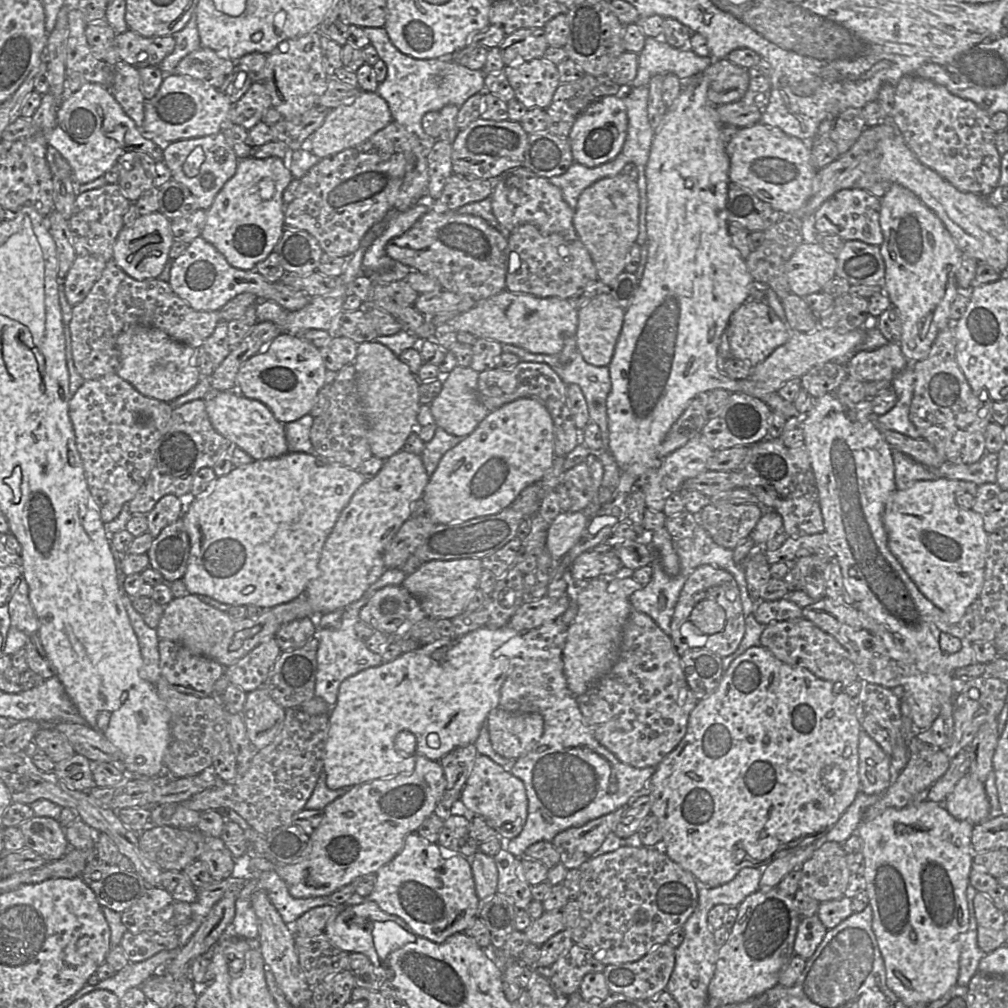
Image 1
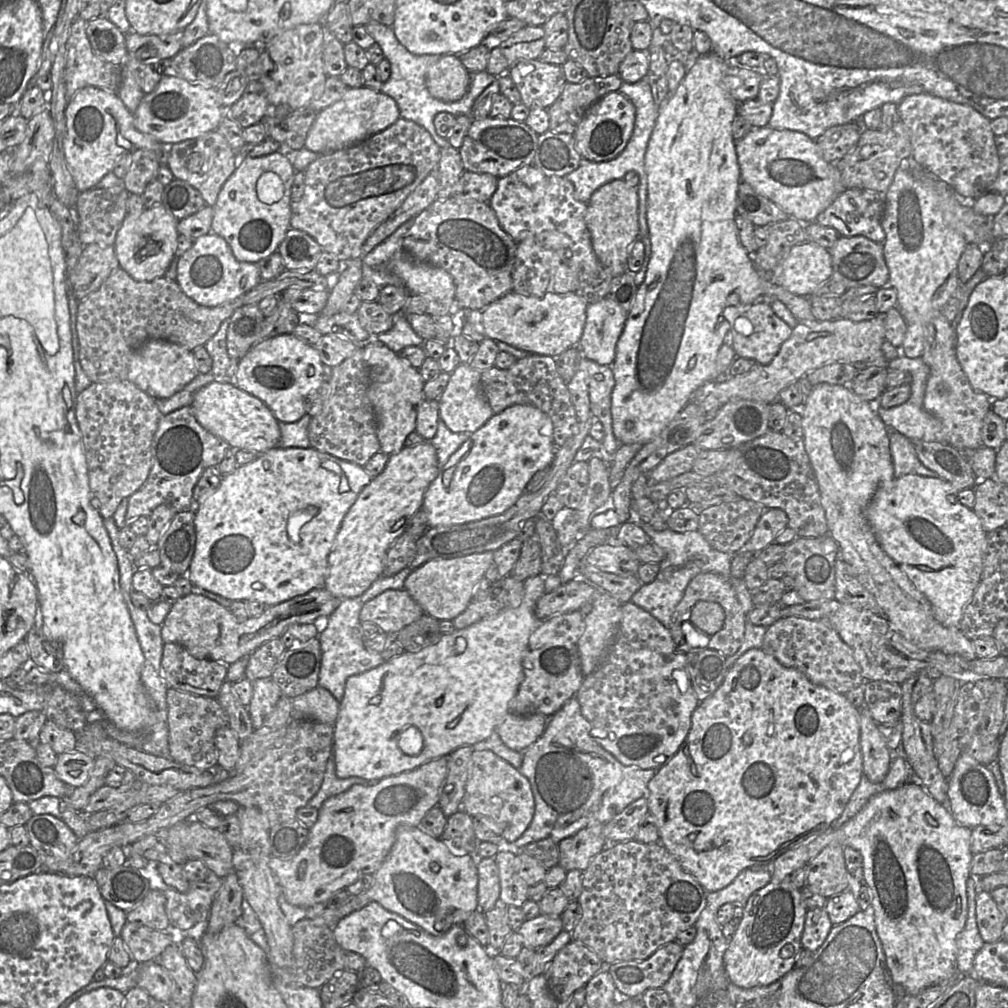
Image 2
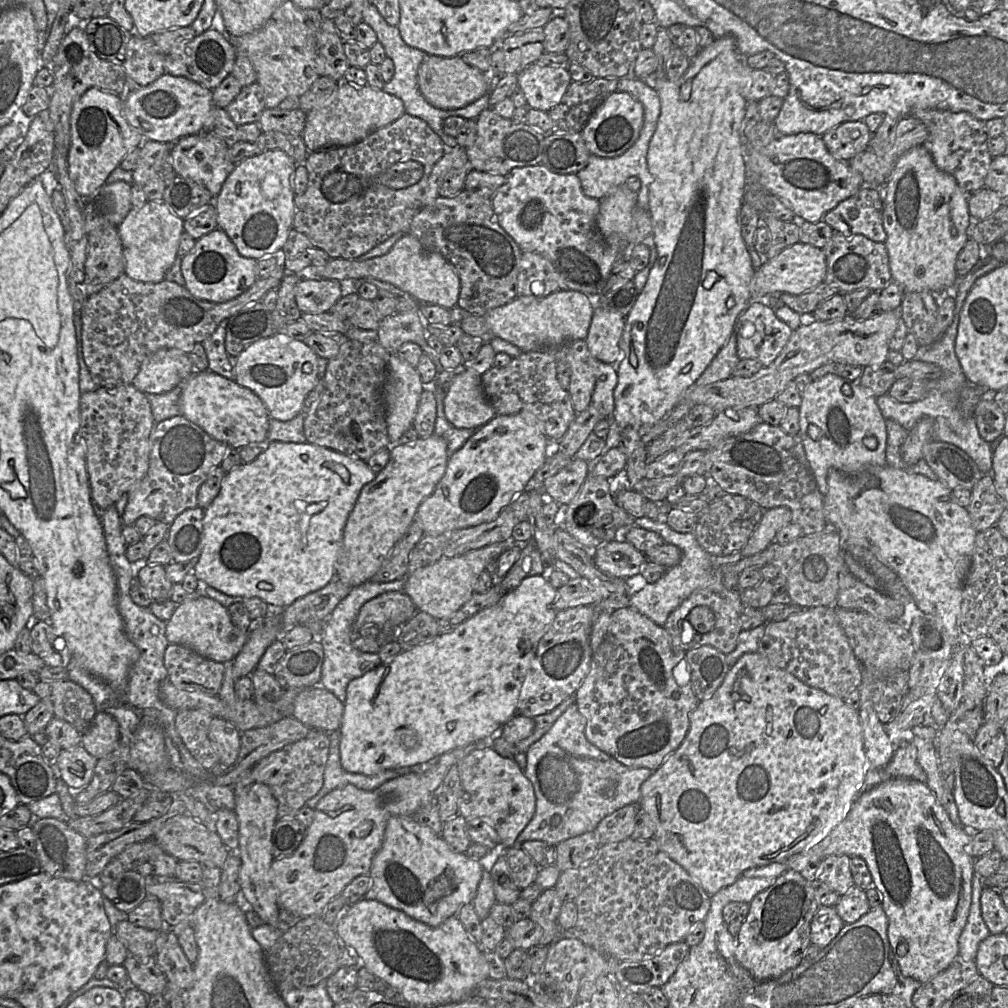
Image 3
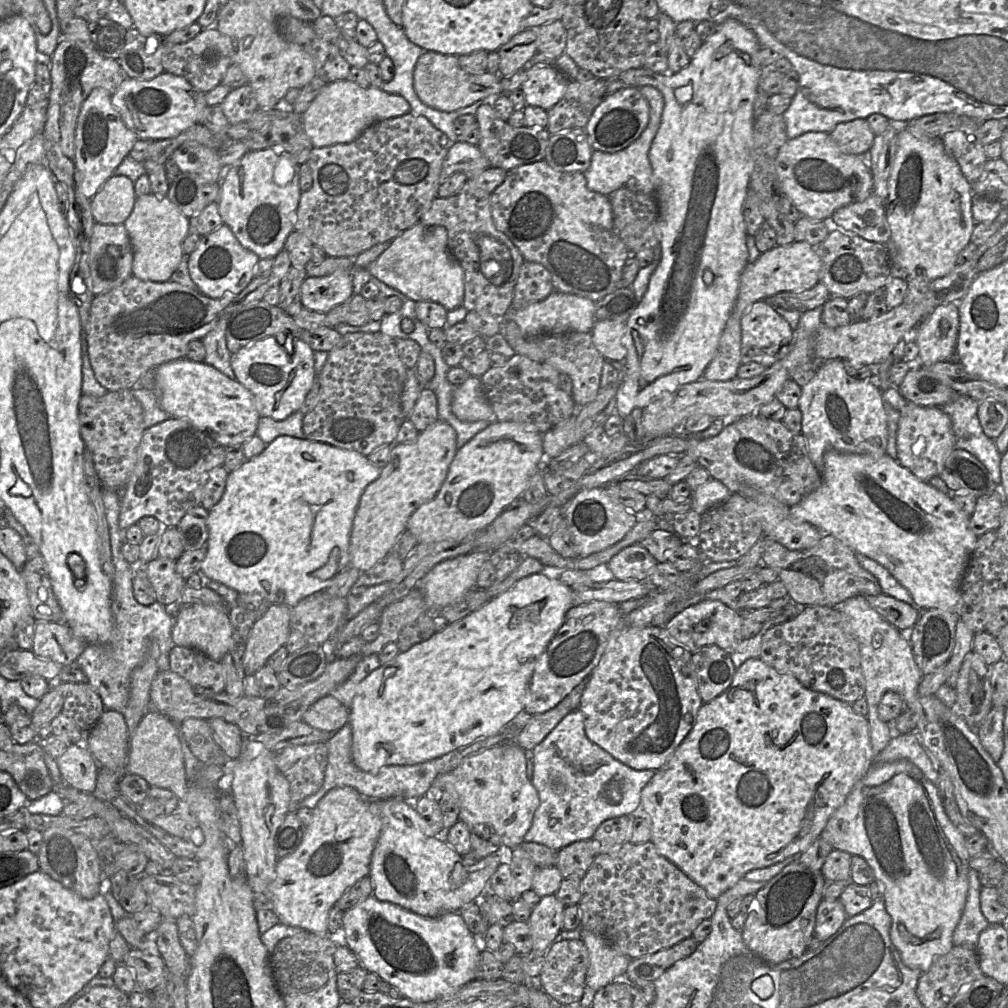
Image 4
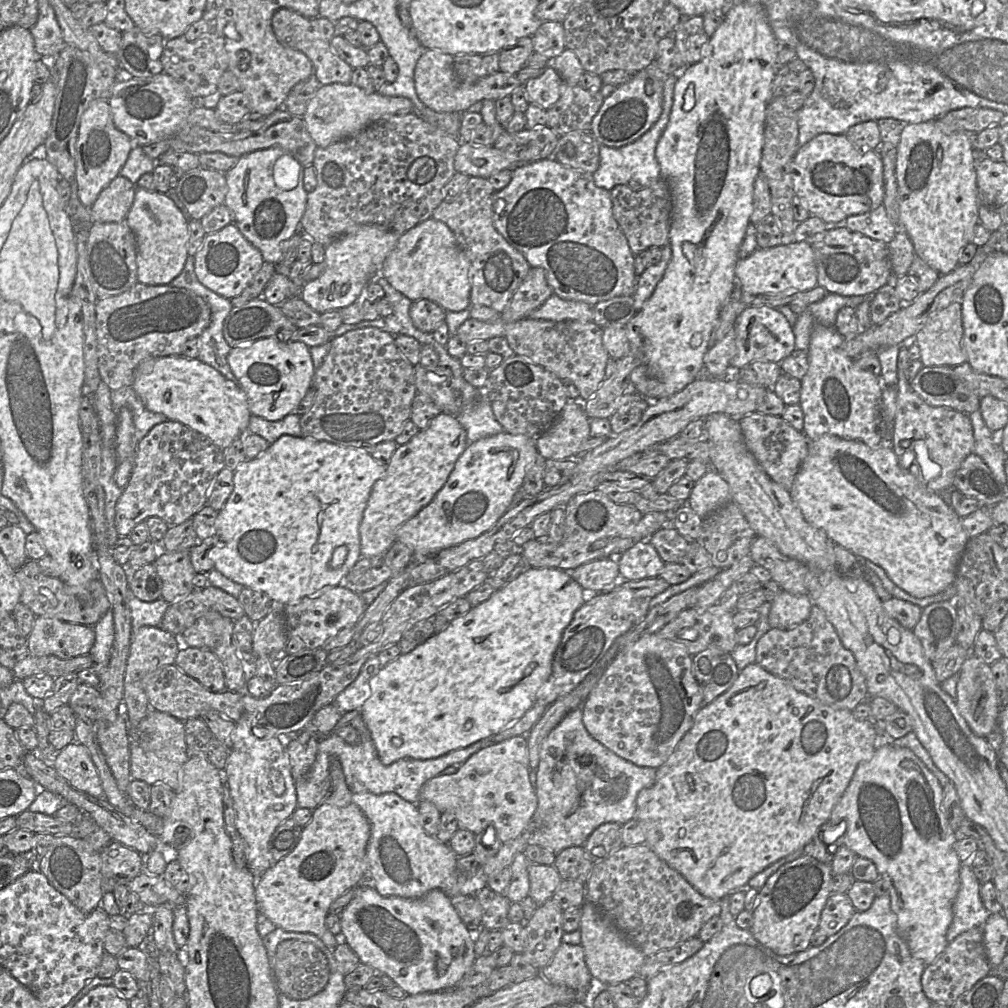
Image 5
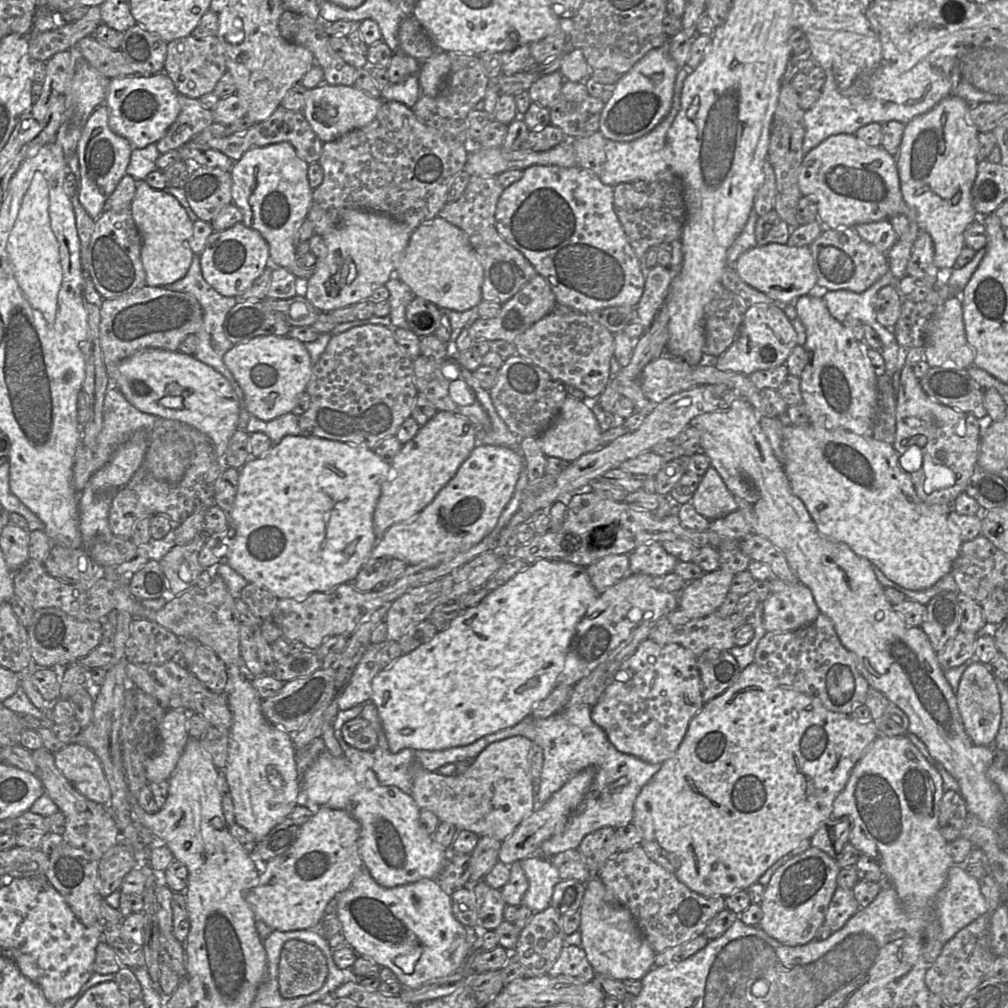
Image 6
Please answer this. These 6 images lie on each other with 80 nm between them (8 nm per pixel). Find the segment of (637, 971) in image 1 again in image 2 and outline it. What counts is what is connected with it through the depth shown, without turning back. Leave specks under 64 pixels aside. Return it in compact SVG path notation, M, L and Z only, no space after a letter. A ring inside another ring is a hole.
M673 941L661 946L645 960L621 961L610 965L608 972L615 984L619 996L640 998L648 989L663 988L670 979L682 956L683 950L684 946Z

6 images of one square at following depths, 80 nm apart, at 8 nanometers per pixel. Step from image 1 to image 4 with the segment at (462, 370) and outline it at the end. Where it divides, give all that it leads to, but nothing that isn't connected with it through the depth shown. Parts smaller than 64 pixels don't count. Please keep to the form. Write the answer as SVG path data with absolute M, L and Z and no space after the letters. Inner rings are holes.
M477 376L468 377L455 388L451 410L459 420L465 422L497 421L484 392L482 380Z

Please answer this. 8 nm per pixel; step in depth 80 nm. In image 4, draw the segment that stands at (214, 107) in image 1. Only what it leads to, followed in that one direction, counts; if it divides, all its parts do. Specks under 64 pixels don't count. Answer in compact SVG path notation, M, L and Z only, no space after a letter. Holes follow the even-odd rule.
M164 72L157 77L151 79L151 80L137 80L133 78L126 78L123 83L120 85L118 90L112 95L112 104L113 106L118 110L120 113L125 125L136 133L136 135L141 140L151 140L151 141L157 141L162 139L169 139L178 136L180 133L185 131L186 129L190 128L191 126L200 123L201 119L203 119L203 111L206 107L208 107L205 99L205 94L195 87L193 87L185 78L181 76L176 76L167 72Z

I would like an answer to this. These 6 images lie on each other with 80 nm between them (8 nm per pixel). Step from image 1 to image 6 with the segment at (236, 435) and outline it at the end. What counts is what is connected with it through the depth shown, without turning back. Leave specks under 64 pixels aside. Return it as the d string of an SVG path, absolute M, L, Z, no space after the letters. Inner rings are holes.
M147 348L120 363L112 385L116 385L140 411L163 420L180 421L208 435L222 467L229 467L226 452L230 440L238 430L240 401L231 383L216 369L194 355Z

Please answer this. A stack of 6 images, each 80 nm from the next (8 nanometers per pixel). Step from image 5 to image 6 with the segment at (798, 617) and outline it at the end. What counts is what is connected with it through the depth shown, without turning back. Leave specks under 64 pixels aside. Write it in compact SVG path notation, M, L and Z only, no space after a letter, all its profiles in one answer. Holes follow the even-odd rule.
M775 577L769 581L770 593L763 602L763 625L767 632L792 632L813 623L817 619L820 610L808 587L801 582L790 584Z

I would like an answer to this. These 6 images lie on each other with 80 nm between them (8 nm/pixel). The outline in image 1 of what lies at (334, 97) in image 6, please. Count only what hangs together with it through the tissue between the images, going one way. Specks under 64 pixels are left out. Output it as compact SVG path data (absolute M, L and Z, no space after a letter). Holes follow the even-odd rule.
M362 91L349 103L331 109L323 124L309 137L306 147L320 159L355 147L393 121L387 102L376 92Z

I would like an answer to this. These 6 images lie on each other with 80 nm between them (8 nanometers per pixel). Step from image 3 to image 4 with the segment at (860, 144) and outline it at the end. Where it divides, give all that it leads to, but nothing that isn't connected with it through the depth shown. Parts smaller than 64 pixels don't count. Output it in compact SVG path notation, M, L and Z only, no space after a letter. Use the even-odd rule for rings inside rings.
M862 118L840 123L829 134L840 150L850 155L866 154L875 139L867 120Z

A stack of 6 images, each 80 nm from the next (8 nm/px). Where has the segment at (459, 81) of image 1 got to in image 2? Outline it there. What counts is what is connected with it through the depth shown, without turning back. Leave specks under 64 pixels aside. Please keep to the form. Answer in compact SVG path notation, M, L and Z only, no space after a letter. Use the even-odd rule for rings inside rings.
M376 21L365 26L365 30L371 35L375 43L382 49L384 58L390 62L391 74L389 79L383 83L381 92L392 97L398 105L400 118L413 121L424 127L432 136L433 140L442 148L450 147L446 138L439 136L435 130L434 117L440 112L448 112L454 116L470 114L476 98L490 85L497 77L487 71L470 73L470 85L467 93L458 101L444 102L434 98L428 91L426 85L426 73L428 69L438 61L440 55L415 55L410 53L396 38L392 27Z

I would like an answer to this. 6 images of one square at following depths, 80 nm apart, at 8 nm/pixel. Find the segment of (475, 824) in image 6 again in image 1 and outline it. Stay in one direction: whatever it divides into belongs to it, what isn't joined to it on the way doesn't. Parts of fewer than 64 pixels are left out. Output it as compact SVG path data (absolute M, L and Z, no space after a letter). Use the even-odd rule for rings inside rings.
M478 754L472 771L463 787L461 801L468 813L479 815L494 822L503 840L510 840L522 831L528 814L528 800L524 783L491 758Z

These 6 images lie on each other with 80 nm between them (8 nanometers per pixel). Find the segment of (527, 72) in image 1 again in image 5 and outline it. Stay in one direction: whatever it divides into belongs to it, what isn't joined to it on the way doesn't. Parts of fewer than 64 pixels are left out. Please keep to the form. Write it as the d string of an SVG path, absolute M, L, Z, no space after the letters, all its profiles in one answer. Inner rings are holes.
M548 65L540 76L529 79L524 89L529 103L548 110L559 100L564 85L557 70Z

